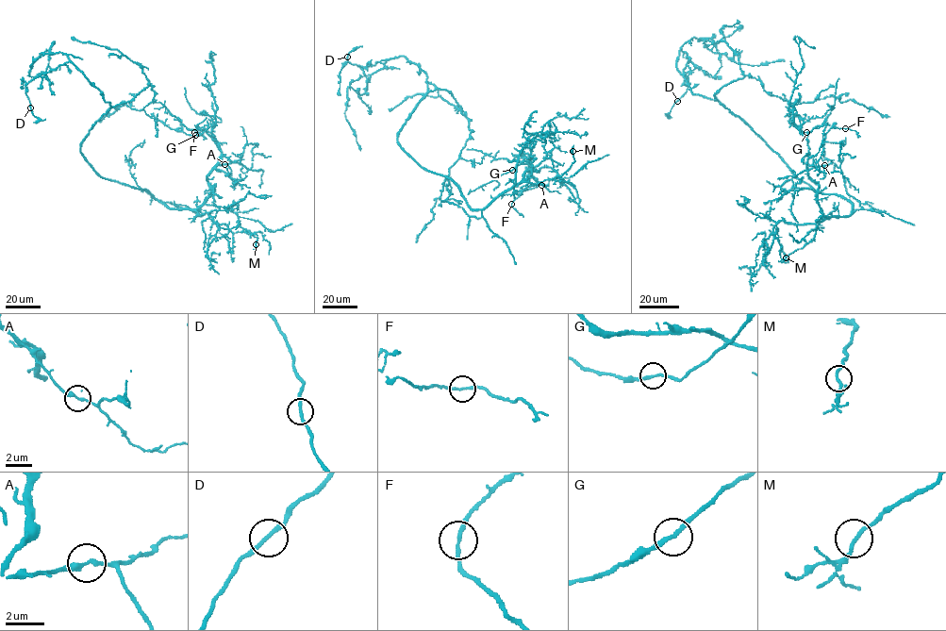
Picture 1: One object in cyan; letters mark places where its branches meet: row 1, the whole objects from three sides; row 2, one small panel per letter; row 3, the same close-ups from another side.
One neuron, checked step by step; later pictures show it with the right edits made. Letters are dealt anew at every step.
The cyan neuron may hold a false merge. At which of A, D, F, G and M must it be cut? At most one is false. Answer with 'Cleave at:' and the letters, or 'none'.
Cleave at: none

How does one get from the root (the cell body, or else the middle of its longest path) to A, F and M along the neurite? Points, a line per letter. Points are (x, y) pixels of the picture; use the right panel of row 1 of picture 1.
A: (802, 181), (845, 197), (849, 215), (826, 217), (818, 204), (818, 185), (808, 171), (824, 165)
F: (802, 181), (845, 197), (852, 212), (826, 217), (808, 174), (825, 133), (846, 128)
M: (802, 181), (821, 193), (845, 197), (852, 212), (826, 217), (821, 211), (814, 239), (786, 257)

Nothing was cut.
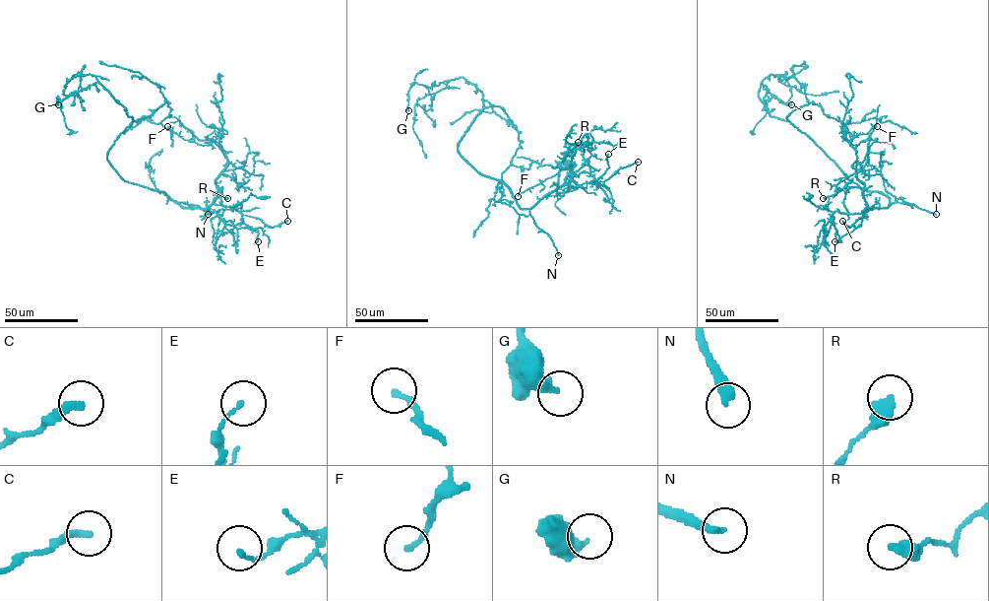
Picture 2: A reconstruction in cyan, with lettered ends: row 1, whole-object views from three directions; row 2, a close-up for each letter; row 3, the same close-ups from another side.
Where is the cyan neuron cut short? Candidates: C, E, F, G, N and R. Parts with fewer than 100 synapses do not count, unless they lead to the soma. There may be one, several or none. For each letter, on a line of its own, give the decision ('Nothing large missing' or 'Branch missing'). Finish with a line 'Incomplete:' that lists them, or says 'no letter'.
C: Nothing large missing
E: Nothing large missing
F: Nothing large missing
G: Nothing large missing
N: Branch missing
R: Nothing large missing
Incomplete: N

